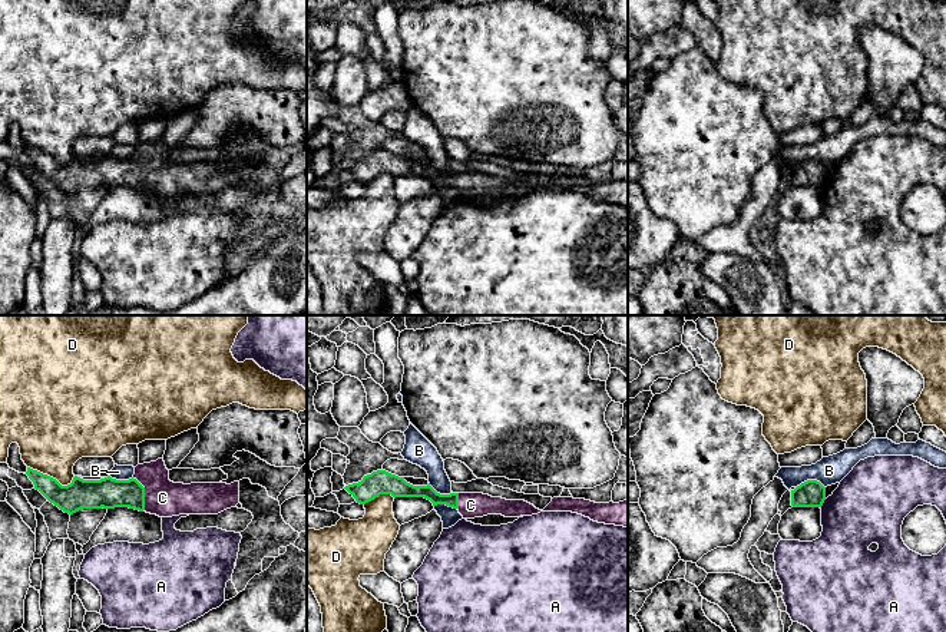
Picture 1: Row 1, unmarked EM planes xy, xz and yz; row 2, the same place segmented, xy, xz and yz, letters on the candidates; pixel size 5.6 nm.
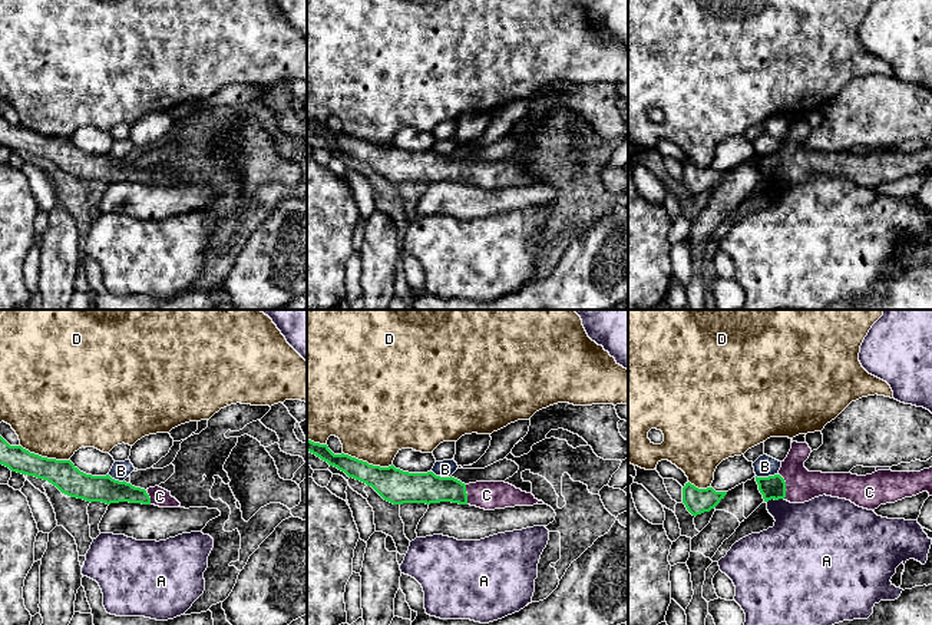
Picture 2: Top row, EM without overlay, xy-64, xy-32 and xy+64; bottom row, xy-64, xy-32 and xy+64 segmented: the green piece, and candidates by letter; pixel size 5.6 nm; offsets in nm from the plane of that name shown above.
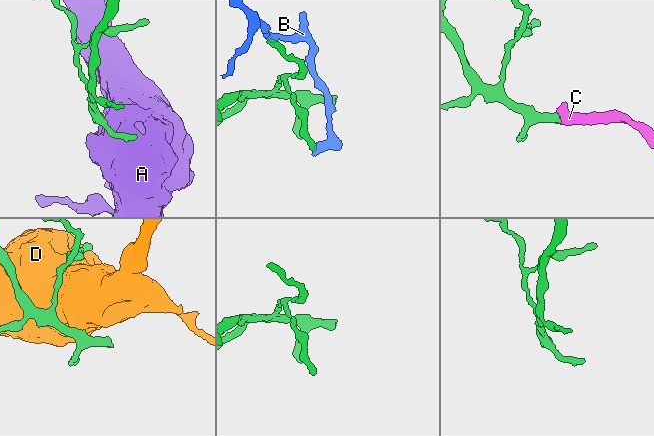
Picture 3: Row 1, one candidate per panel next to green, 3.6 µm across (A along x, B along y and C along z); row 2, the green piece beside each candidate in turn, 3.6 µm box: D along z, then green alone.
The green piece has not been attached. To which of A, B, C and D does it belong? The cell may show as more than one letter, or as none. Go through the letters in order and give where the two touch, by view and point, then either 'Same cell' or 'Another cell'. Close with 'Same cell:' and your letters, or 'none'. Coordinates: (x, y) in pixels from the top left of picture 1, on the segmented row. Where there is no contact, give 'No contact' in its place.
A: Touches green at yz (823, 502). Another cell
B: Touches green at yz (810, 480). Another cell
C: Touches green at xy (144, 493). Same cell
D: Touches green at xy (52, 477). Another cell
Same cell: C

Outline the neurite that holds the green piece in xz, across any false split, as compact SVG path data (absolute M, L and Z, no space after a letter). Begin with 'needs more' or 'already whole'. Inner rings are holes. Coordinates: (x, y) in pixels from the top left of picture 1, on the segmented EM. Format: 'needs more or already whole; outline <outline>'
needs more; outline M377 470L363 477L361 482L344 487L360 504L366 504L380 494L396 497L424 497L437 504L457 509L463 519L502 514L505 517L532 516L540 512L572 512L589 517L593 522L628 527L628 500L619 503L595 503L585 499L553 497L552 502L539 510L525 500L506 500L483 493L437 493L430 483L413 486L386 470Z

